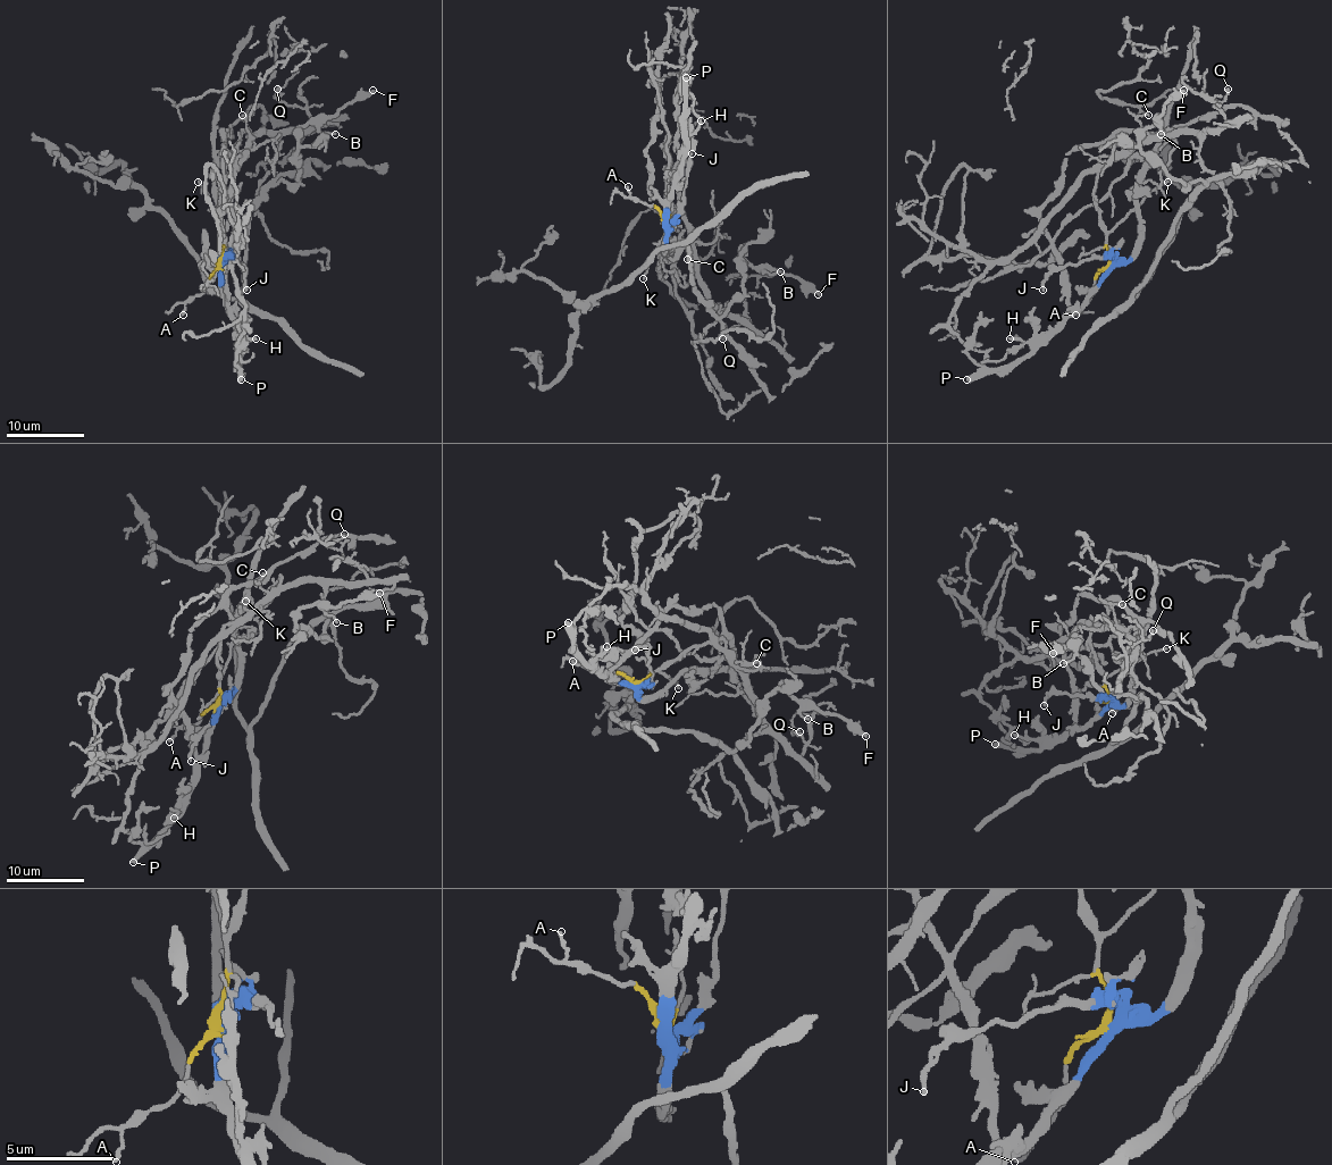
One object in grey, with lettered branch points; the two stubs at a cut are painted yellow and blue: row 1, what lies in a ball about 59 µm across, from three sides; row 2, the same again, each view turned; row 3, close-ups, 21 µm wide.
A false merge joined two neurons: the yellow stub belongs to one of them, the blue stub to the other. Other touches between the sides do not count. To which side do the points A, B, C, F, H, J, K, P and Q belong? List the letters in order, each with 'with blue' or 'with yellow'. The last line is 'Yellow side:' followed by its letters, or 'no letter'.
A: with yellow
B: with yellow
C: with yellow
F: with yellow
H: with blue
J: with blue
K: with yellow
P: with blue
Q: with yellow
Yellow side: A, B, C, F, K, Q

